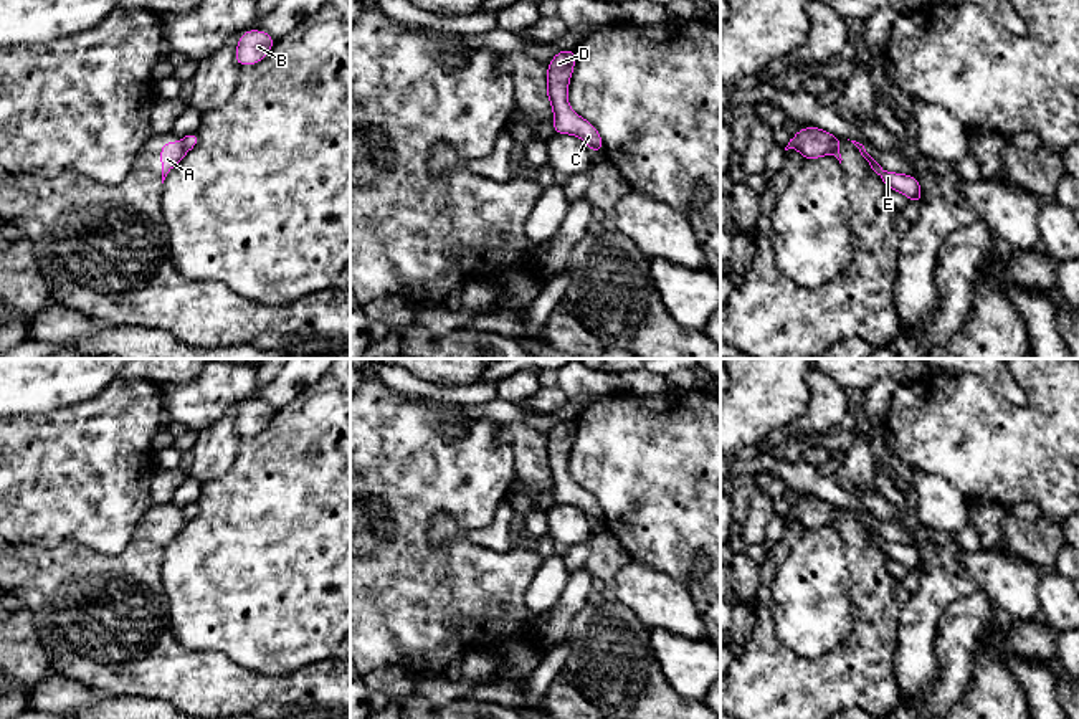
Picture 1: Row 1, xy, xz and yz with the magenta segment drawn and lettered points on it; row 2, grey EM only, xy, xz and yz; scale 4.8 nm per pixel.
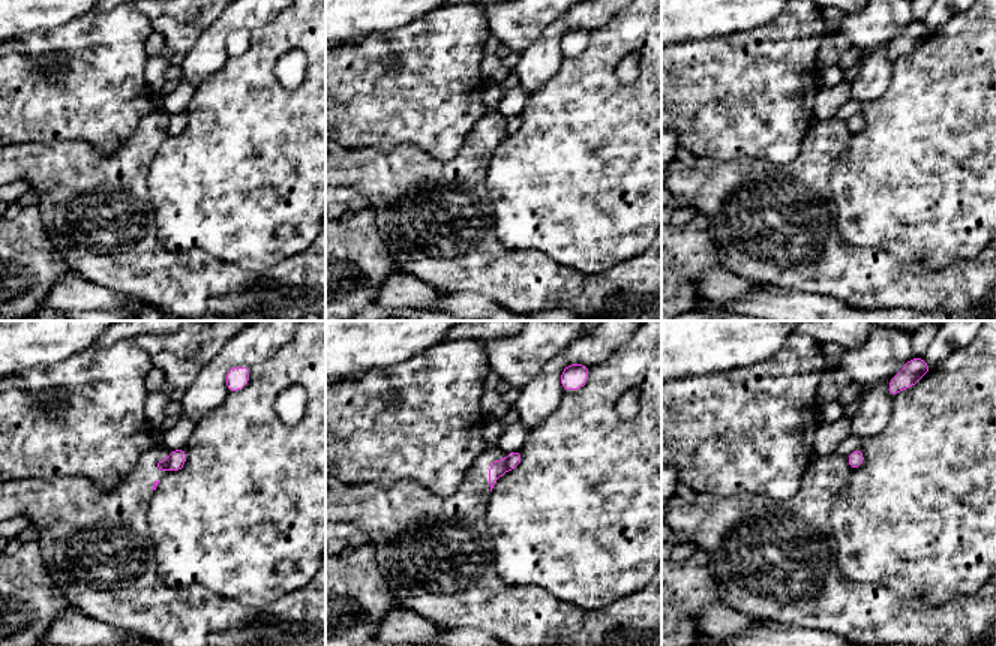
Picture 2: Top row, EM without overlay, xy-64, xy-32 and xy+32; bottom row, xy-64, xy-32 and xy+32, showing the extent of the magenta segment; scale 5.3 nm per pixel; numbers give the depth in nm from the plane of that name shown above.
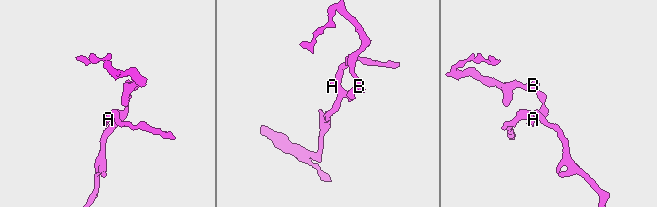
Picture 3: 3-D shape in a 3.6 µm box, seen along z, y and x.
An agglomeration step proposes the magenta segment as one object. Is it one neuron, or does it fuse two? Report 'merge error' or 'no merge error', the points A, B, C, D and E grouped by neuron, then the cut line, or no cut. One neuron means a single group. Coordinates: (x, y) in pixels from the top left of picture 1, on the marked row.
merge error | A / B C D E | xy (180, 139), (187, 151)

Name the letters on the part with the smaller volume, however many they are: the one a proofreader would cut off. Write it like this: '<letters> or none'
A

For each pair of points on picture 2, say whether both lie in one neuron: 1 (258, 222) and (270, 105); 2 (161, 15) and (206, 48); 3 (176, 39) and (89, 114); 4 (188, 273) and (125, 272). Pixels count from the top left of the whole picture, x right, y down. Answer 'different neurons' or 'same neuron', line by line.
1: same neuron
2: different neurons
3: different neurons
4: same neuron

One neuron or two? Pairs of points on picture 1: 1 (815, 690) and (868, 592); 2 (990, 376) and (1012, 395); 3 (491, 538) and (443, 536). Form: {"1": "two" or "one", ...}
{"1": "one", "2": "one", "3": "one"}

